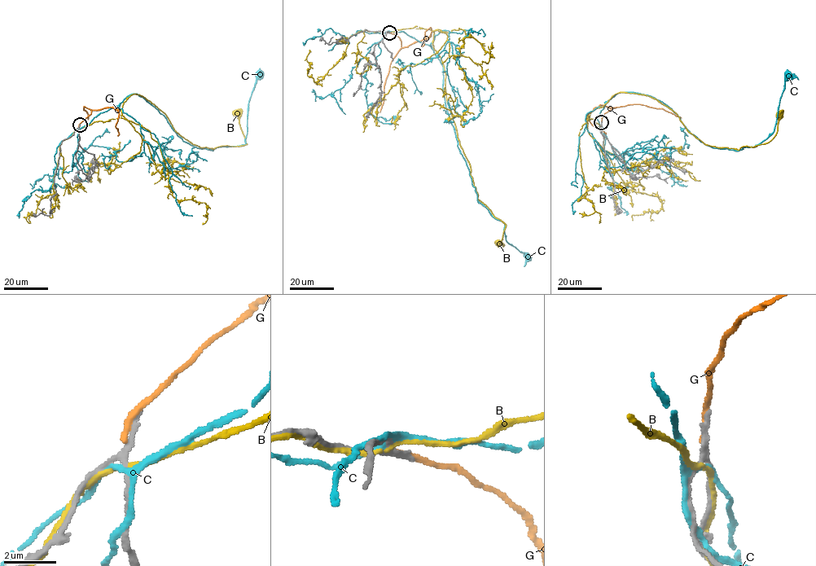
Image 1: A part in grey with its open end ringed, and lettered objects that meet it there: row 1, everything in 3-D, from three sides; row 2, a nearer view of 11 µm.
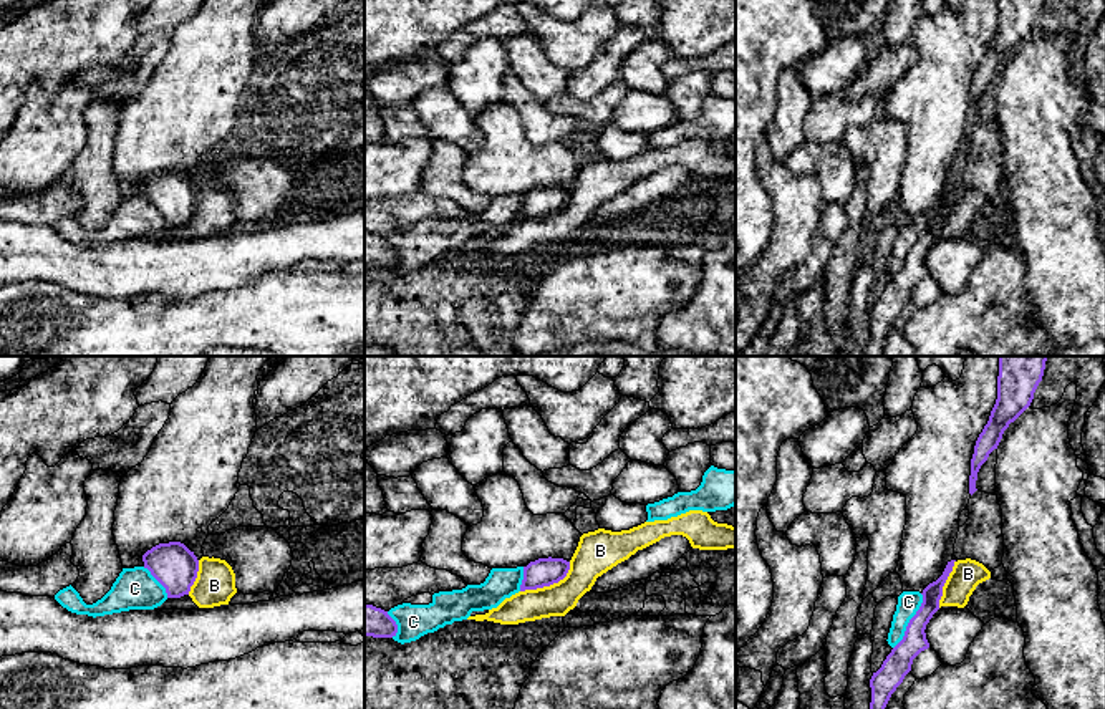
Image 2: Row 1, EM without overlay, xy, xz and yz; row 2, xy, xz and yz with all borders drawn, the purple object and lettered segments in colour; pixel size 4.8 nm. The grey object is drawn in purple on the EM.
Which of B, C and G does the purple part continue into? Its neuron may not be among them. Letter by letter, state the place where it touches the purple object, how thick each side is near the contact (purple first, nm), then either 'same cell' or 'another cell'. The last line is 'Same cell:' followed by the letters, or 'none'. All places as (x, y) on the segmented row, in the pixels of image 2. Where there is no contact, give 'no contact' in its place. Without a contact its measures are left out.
B: meets purple in xz at (549, 585); 140 nm thick on the purple side, 180 nm on the other; another cell
C: meets purple in yz at (910, 622); 130 nm thick on the purple side, 110 nm on the other; another cell
G: no contact; another cell
Same cell: none

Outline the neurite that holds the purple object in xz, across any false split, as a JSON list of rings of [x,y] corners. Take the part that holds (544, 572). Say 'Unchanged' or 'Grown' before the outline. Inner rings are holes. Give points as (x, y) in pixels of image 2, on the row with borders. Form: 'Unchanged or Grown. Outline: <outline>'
Unchanged. Outline: [[[538,558],[524,567],[520,591],[537,590],[558,583],[567,576],[570,562],[563,558]]]

